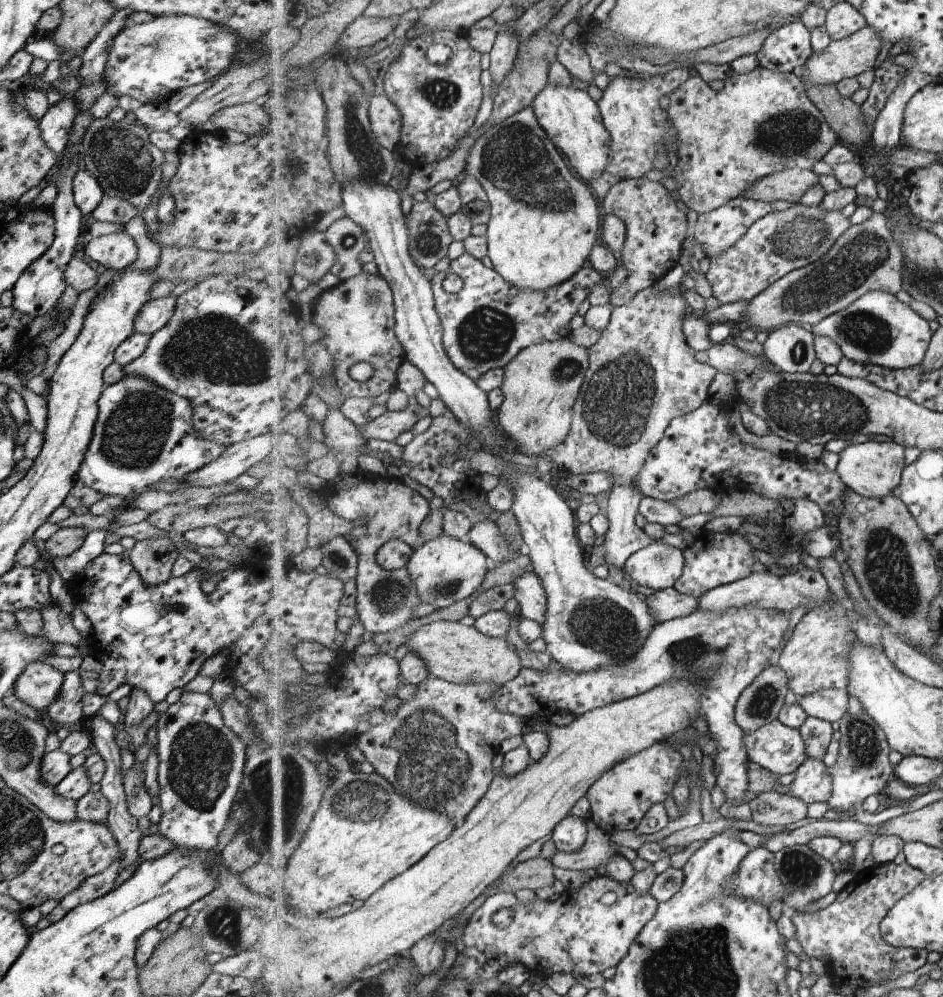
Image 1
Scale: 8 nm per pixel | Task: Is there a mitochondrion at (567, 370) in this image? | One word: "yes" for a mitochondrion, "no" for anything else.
yes

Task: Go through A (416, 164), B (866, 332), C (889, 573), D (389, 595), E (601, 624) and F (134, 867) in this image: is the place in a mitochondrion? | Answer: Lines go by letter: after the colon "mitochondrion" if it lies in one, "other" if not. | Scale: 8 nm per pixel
A: other
B: mitochondrion
C: mitochondrion
D: mitochondrion
E: mitochondrion
F: other

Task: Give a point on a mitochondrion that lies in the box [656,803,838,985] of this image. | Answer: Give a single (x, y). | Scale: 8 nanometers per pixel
(803, 872)

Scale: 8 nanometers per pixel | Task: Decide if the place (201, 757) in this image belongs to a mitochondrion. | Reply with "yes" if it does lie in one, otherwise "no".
yes

